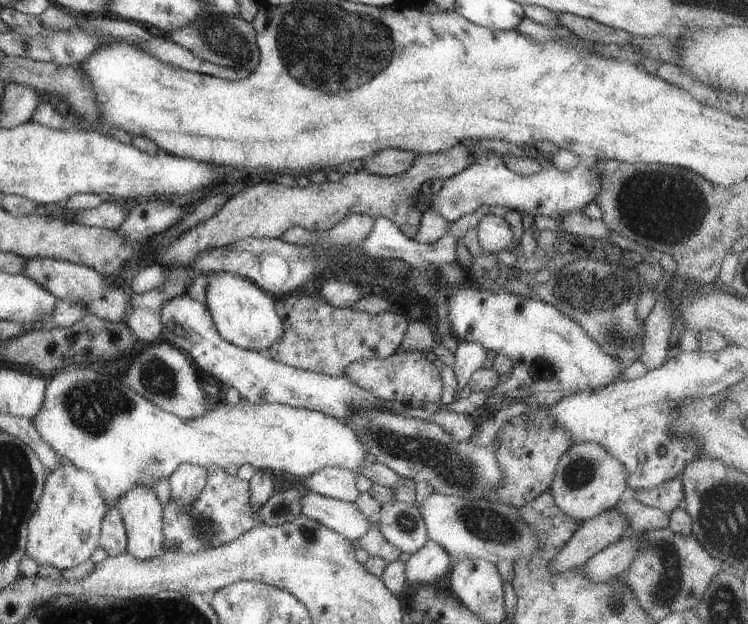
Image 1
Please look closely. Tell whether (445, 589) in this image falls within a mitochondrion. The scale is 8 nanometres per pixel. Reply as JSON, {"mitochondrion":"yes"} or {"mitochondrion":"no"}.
{"mitochondrion":"no"}

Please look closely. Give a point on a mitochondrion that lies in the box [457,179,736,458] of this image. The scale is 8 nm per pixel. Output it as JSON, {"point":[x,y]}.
{"point":[589,285]}

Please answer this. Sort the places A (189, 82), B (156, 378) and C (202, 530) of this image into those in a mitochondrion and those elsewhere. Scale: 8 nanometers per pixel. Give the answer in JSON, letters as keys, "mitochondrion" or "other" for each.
{"A":"other","B":"mitochondrion","C":"mitochondrion"}

